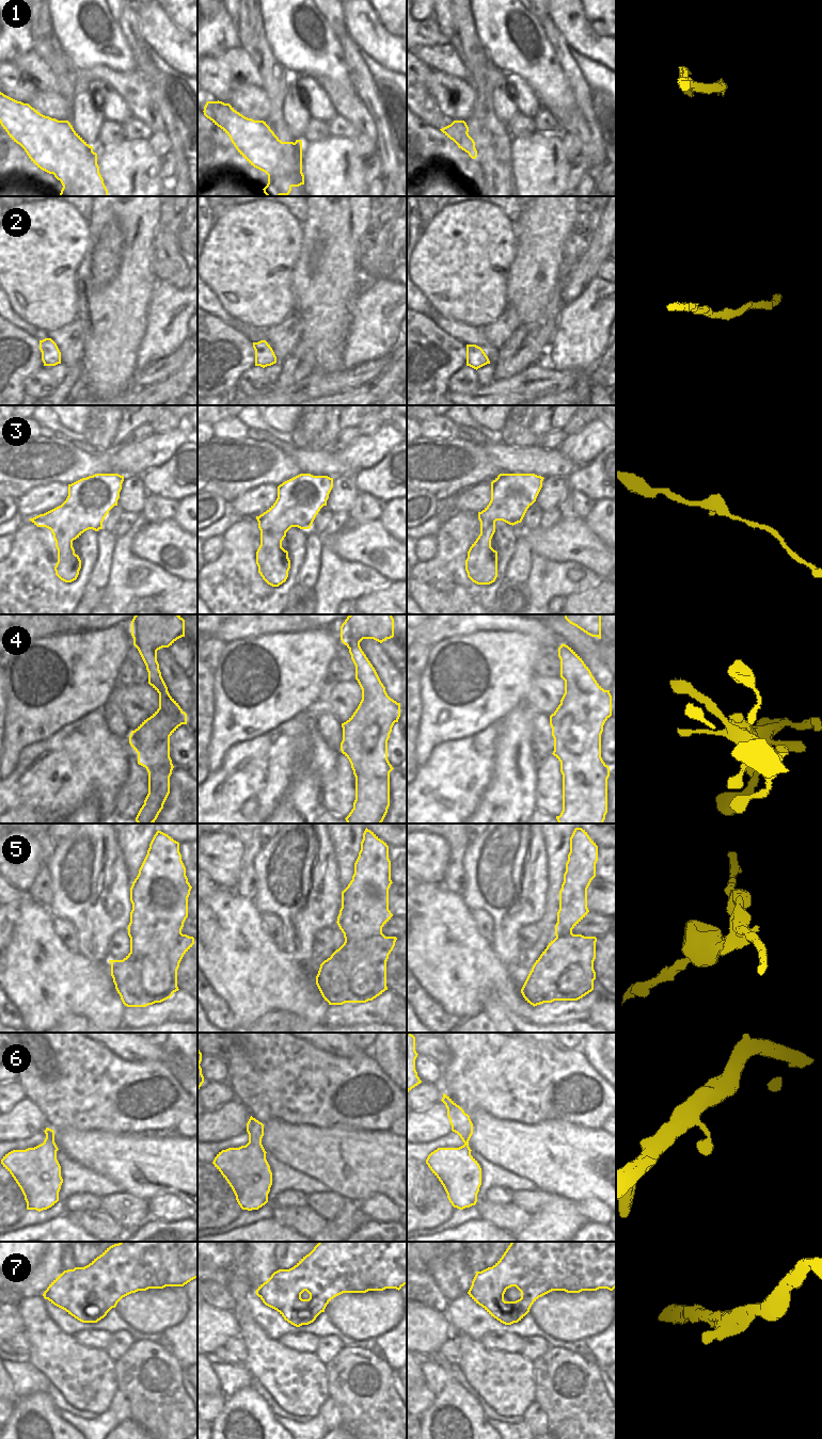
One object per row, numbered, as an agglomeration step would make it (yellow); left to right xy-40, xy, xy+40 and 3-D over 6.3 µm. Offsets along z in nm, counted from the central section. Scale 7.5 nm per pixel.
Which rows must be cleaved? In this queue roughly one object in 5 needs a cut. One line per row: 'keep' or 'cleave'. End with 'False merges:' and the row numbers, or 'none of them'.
1: keep
2: keep
3: keep
4: keep
5: cleave
6: keep
7: keep
False merges: 5

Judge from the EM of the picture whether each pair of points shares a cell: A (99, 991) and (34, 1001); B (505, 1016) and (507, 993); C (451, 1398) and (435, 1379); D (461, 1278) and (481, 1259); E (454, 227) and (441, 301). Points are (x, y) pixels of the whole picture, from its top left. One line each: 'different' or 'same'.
A: same
B: different
C: different
D: different
E: same

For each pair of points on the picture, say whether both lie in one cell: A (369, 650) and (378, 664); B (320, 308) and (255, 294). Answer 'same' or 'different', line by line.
A: same
B: different

